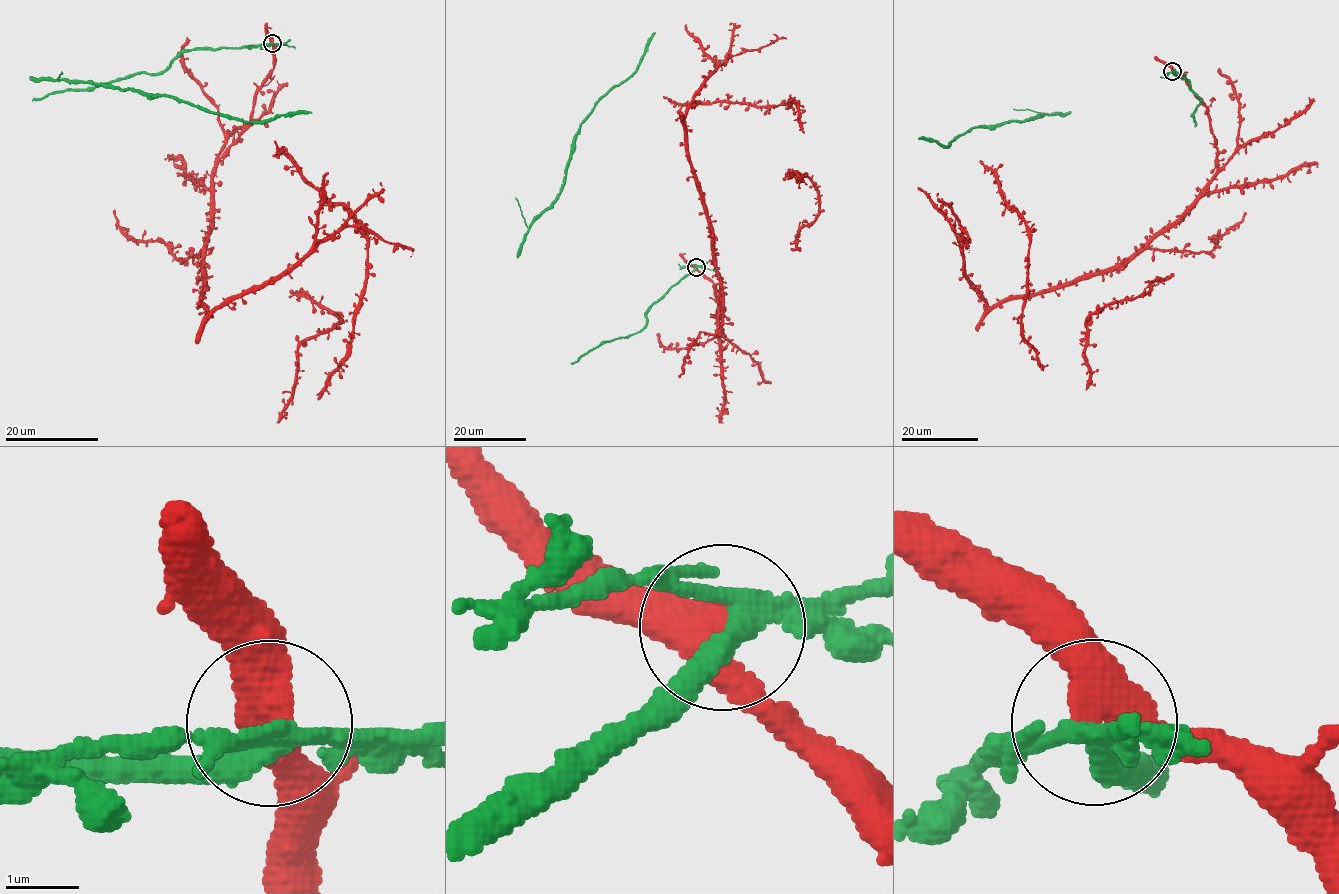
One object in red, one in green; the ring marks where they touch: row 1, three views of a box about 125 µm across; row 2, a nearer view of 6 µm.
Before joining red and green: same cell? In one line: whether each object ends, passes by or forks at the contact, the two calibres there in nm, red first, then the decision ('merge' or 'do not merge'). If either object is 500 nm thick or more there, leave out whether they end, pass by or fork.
red passes by | green forks | 440/280 nm | do not merge

